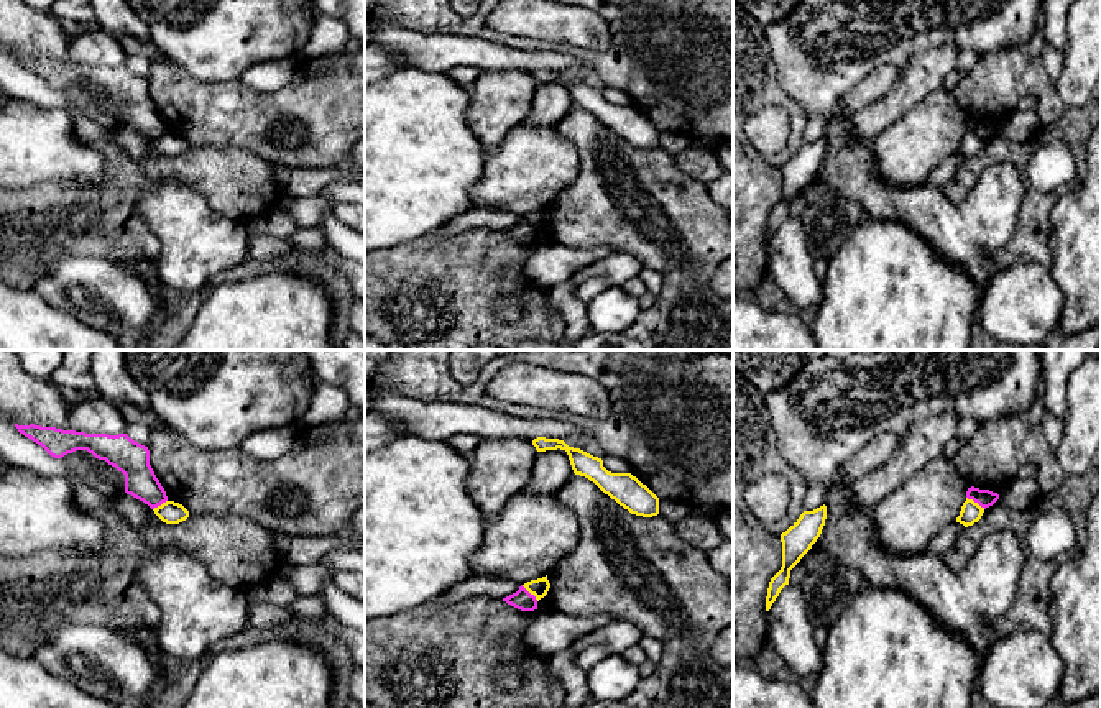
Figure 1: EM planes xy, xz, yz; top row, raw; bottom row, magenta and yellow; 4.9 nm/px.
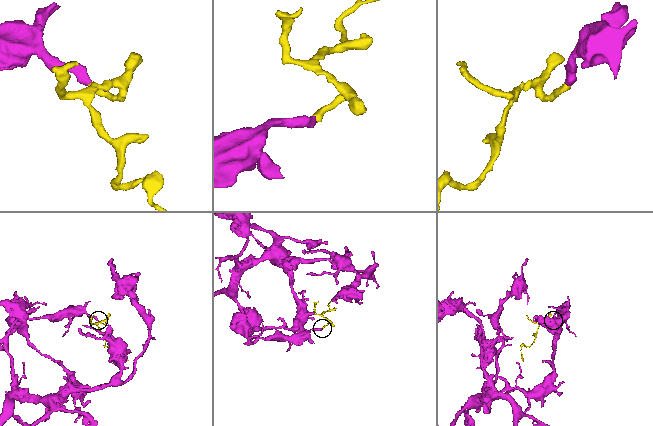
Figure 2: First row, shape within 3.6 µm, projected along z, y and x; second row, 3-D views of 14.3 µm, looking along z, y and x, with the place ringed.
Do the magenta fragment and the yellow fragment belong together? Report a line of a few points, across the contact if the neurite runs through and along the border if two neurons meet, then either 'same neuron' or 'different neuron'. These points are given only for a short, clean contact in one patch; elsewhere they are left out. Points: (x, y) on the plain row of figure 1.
yz (967, 128), (985, 140) | different neuron

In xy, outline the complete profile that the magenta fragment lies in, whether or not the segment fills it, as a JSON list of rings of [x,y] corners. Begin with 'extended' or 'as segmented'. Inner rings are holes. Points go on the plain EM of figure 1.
as segmented | [[[18,57],[20,66],[41,77],[51,89],[62,90],[76,82],[87,82],[125,107],[125,125],[151,141],[168,133],[166,123],[150,97],[148,79],[127,66],[85,66],[41,57]]]

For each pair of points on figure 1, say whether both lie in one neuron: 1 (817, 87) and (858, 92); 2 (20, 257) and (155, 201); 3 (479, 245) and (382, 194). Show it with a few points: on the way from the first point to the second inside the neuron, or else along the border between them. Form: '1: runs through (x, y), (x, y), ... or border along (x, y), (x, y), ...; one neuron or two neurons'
1: border along (878, 66), (858, 81), (835, 109); two neurons
2: border along (165, 179), (138, 197), (138, 214), (156, 242); two neurons
3: border along (433, 232), (401, 242), (396, 247); two neurons

